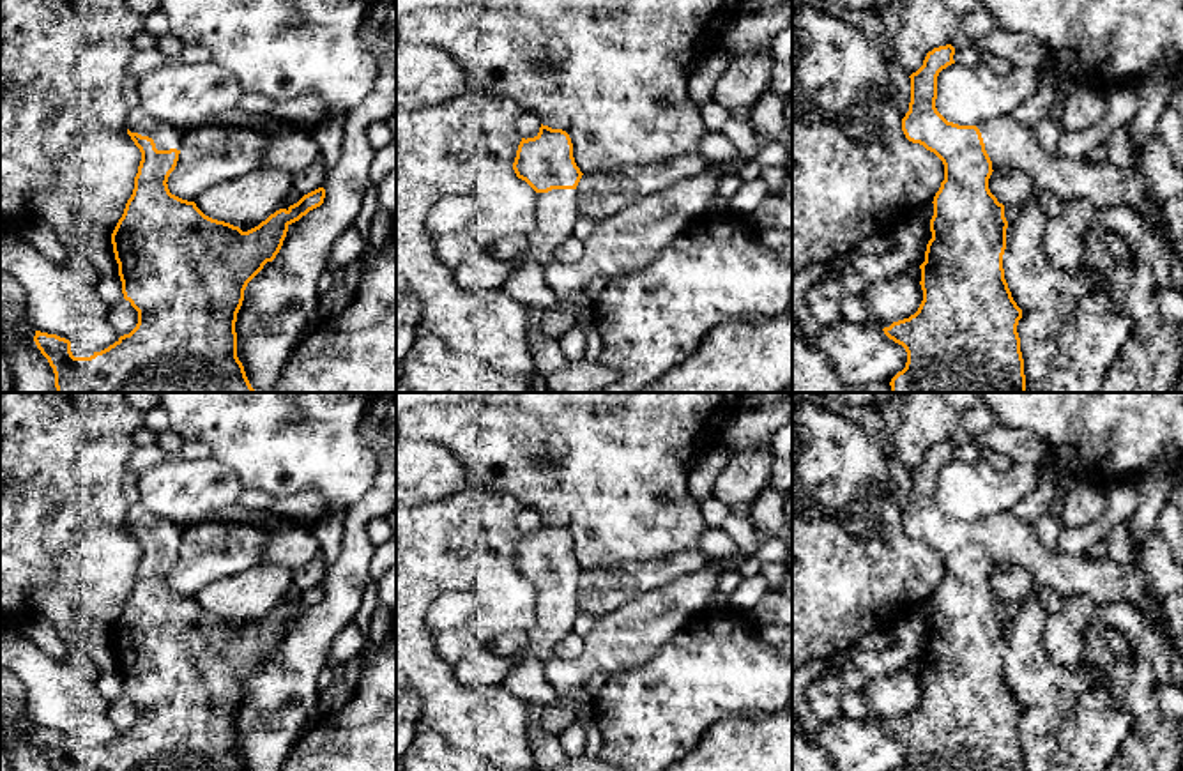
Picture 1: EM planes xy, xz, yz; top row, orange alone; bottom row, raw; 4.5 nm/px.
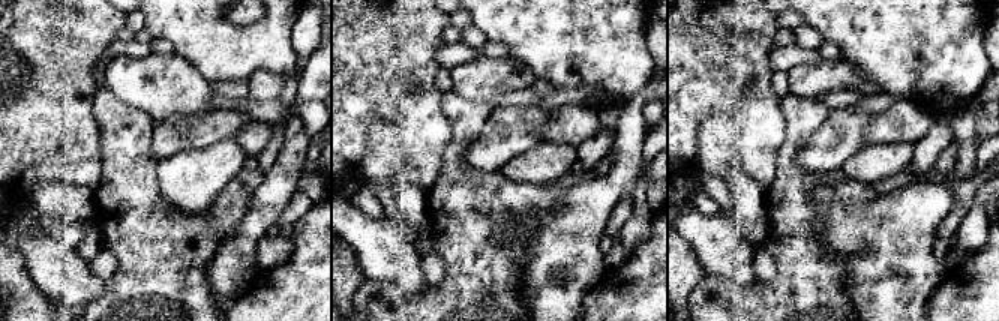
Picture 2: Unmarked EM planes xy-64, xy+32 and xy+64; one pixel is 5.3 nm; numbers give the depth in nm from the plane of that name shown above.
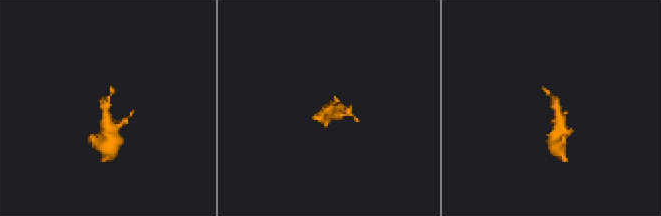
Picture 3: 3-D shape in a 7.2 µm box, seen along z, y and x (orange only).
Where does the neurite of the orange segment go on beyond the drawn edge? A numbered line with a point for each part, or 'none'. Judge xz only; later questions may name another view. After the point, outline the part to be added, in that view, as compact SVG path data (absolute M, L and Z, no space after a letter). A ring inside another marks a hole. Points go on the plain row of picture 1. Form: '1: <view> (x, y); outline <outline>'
1: xz (556, 607); outline M552 585L538 589L538 622L527 631L527 647L518 654L522 661L550 660L555 645L573 633L578 615L576 585Z

